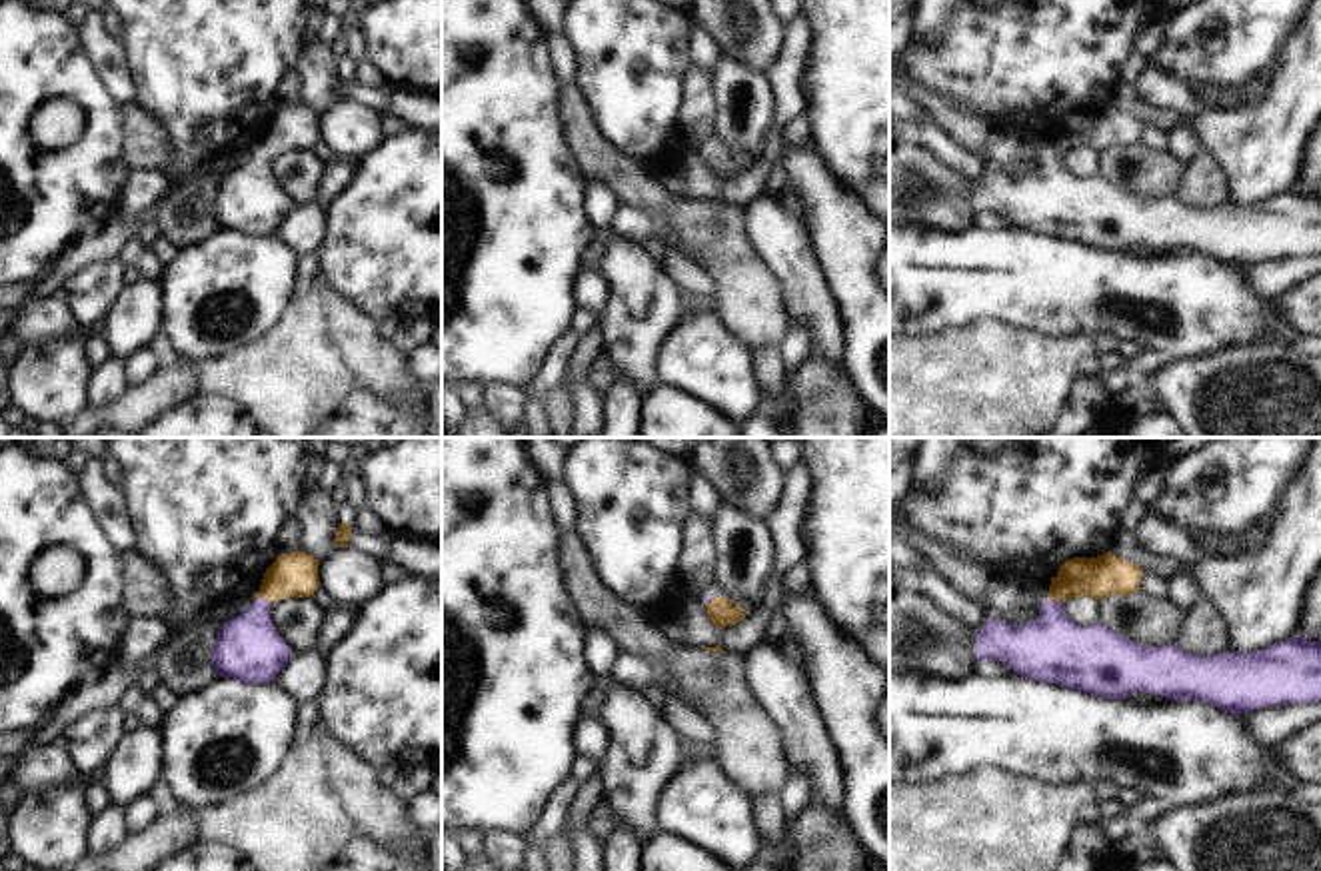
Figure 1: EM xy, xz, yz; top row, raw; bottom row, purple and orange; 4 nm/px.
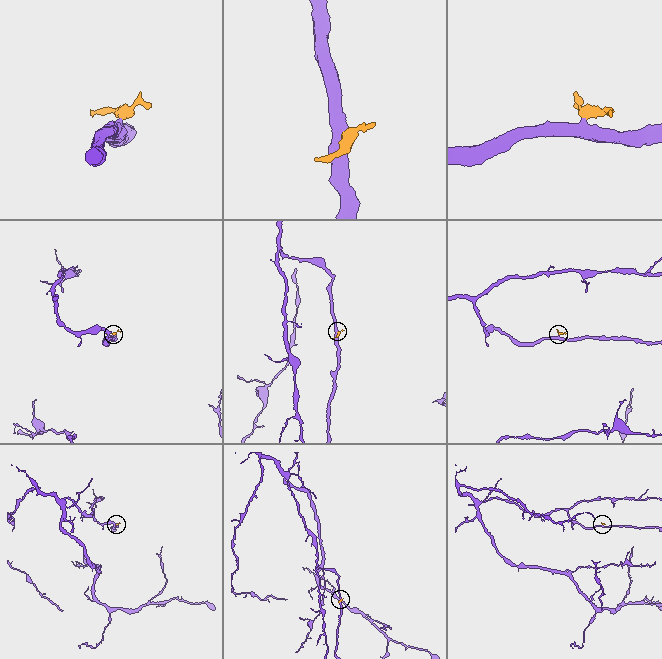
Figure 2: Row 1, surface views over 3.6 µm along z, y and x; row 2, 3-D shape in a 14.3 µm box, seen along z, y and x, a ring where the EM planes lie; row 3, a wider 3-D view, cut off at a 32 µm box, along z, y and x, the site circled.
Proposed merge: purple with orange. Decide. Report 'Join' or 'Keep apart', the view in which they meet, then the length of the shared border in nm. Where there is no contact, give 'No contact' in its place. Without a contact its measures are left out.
Join. Touches purple in yz. Shared border 70 nm

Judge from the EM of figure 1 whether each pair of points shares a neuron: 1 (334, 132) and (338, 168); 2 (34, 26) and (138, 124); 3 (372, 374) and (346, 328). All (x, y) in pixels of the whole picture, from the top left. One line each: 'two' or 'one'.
1: two
2: two
3: one

